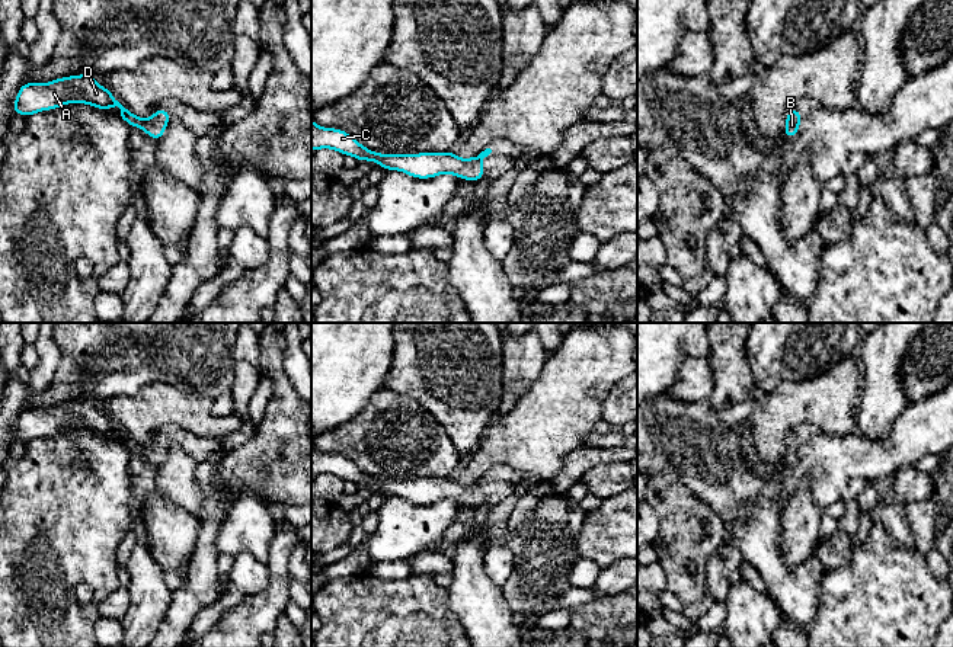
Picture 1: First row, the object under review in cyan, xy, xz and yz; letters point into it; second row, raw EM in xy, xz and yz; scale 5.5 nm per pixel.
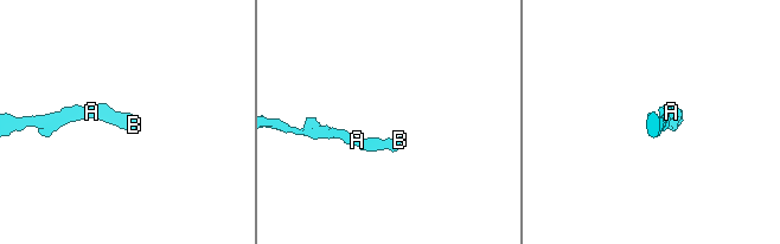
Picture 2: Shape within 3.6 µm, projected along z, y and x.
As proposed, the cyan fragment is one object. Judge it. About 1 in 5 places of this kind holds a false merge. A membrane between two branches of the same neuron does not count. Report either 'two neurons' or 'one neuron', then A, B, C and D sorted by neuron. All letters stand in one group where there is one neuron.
one neuron; A B C D

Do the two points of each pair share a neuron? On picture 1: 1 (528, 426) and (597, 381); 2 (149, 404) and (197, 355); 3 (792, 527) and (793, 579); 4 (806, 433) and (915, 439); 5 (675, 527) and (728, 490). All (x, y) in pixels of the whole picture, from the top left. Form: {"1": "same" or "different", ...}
{"1": "same", "2": "different", "3": "different", "4": "different", "5": "different"}

